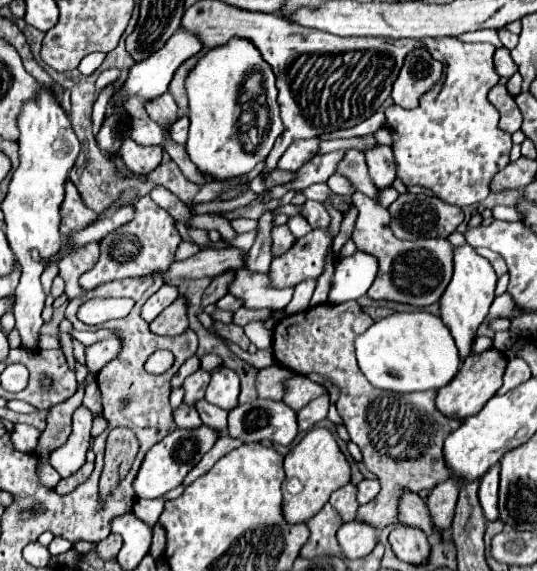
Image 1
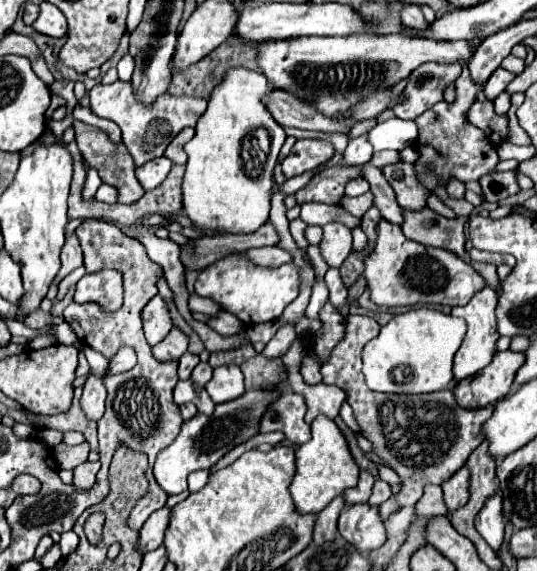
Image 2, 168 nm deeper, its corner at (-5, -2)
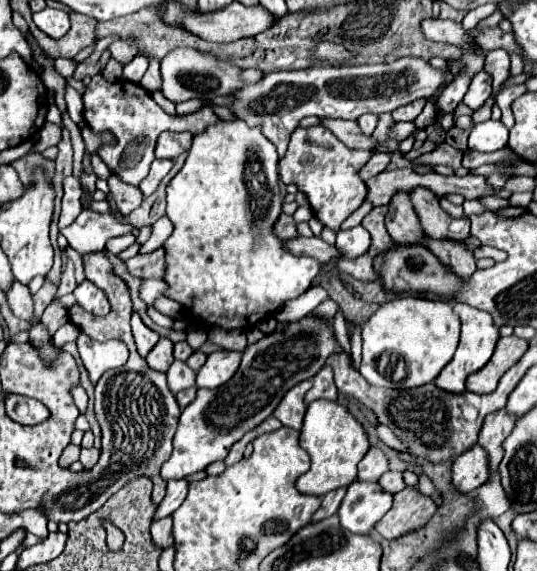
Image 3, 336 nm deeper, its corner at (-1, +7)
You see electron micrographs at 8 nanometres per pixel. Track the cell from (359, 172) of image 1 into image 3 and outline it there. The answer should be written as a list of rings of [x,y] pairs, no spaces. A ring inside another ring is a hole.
[[[399,192],[391,200],[389,214],[385,218],[385,228],[397,246],[409,246],[409,244],[425,246],[425,240],[421,240],[421,236],[425,236],[425,232],[417,220],[415,208],[405,192]]]

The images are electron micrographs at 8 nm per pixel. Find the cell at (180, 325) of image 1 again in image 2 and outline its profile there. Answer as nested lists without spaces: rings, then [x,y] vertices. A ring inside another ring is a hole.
[[[173,327],[173,329],[167,333],[167,337],[153,347],[153,355],[155,355],[159,361],[179,359],[179,357],[187,351],[187,345],[189,345],[187,335],[185,335],[181,329]]]

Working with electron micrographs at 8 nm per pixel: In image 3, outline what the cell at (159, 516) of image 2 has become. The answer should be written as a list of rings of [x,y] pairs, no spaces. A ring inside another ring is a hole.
[[[169,480],[167,482],[167,494],[155,512],[155,520],[173,514],[181,506],[181,502],[187,496],[187,486],[189,486],[187,480]]]

